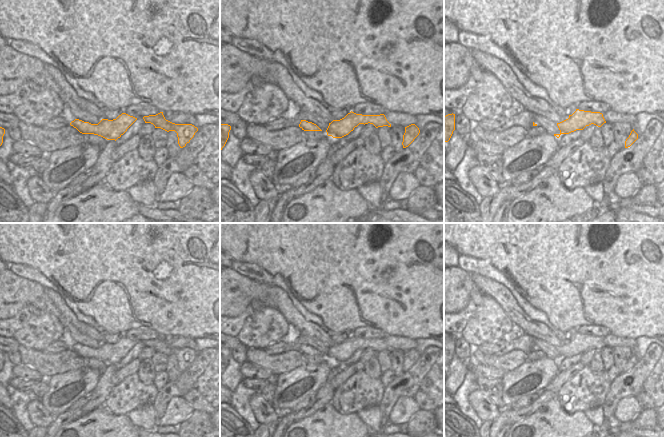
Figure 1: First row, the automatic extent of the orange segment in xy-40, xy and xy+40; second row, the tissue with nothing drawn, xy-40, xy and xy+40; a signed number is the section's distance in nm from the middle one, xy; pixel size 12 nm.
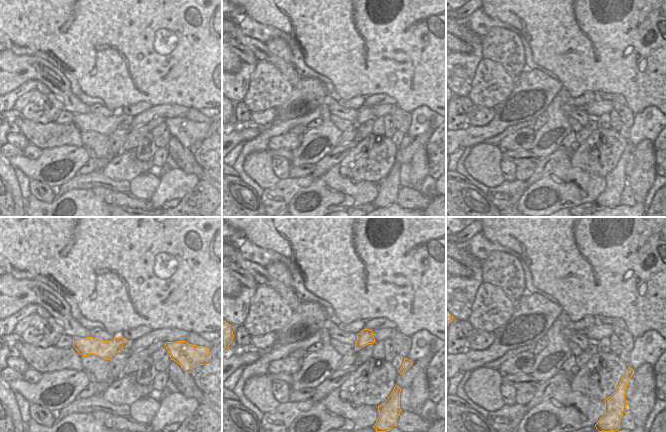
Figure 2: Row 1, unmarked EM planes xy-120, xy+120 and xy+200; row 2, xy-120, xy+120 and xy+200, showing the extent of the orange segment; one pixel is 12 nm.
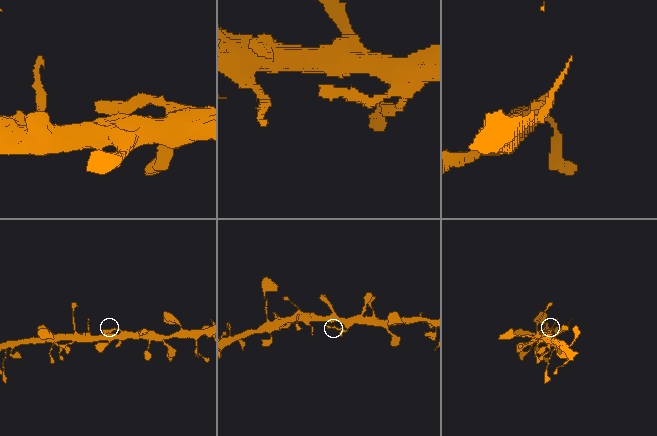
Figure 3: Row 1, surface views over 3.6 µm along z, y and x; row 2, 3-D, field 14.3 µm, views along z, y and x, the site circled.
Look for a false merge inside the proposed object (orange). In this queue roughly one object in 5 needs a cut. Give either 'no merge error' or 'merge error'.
no merge error

